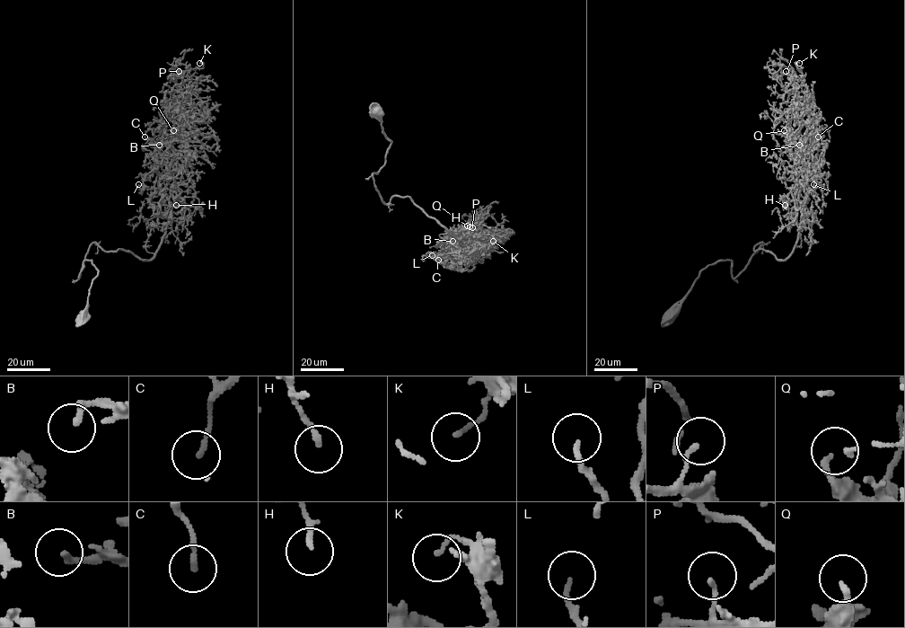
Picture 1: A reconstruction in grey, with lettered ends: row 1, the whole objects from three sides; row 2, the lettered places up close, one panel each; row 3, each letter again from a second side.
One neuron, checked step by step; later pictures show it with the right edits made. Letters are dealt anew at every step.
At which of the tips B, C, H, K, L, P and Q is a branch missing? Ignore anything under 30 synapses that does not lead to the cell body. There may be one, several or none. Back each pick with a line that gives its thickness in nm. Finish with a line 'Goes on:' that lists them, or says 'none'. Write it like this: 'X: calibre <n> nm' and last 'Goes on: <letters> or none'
B: calibre 180 nm
Goes on: B

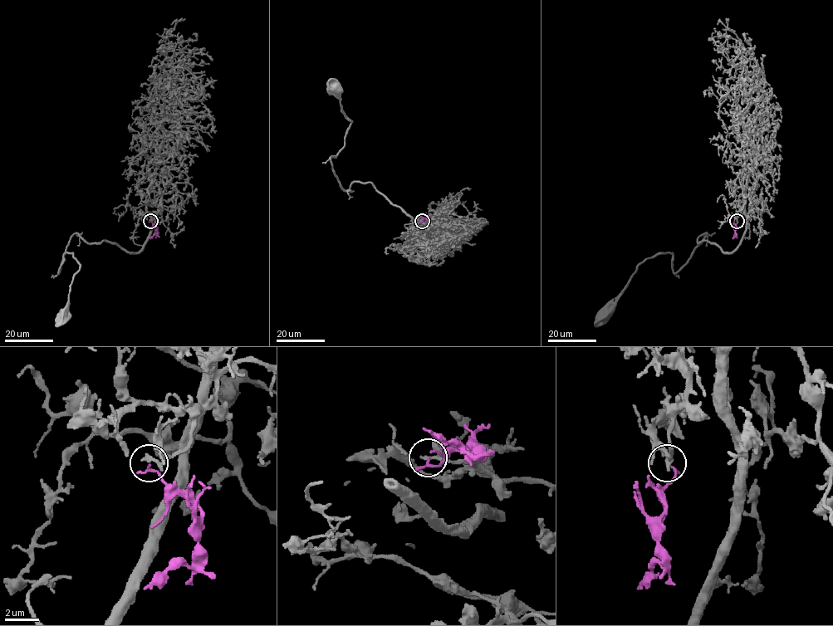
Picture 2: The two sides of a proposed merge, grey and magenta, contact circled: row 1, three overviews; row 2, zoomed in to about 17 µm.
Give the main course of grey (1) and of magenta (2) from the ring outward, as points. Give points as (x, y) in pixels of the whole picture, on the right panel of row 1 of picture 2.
1: (737, 220), (742, 184), (732, 251), (706, 233), (675, 272), (668, 252), (645, 258), (605, 315)
2: (737, 221), (732, 238)

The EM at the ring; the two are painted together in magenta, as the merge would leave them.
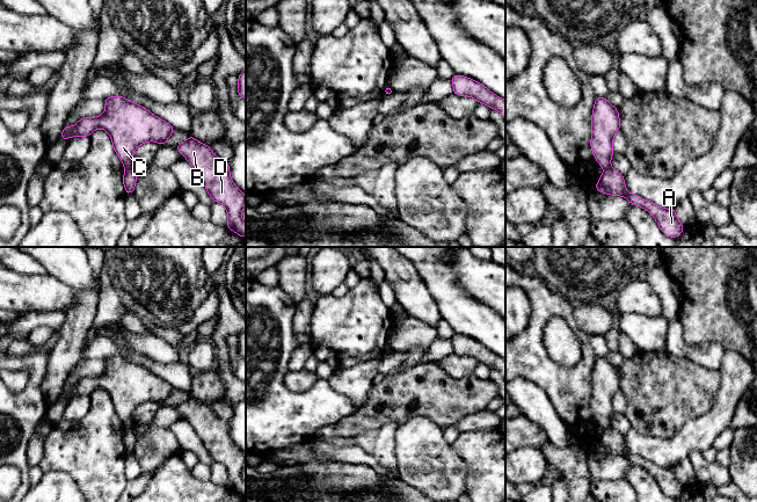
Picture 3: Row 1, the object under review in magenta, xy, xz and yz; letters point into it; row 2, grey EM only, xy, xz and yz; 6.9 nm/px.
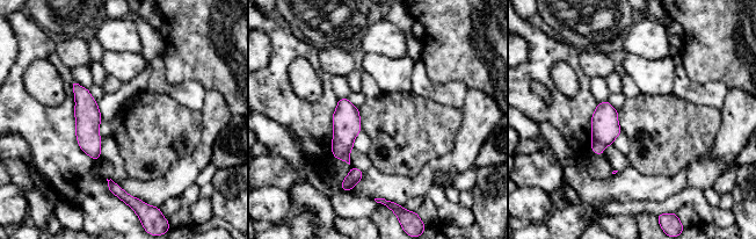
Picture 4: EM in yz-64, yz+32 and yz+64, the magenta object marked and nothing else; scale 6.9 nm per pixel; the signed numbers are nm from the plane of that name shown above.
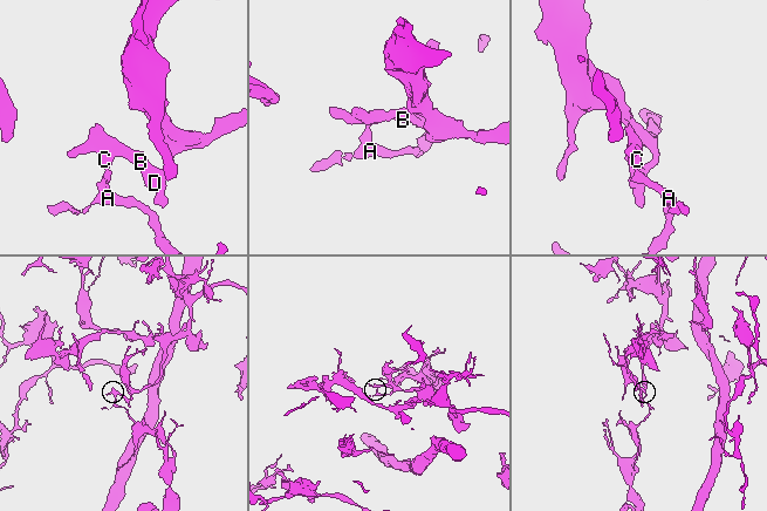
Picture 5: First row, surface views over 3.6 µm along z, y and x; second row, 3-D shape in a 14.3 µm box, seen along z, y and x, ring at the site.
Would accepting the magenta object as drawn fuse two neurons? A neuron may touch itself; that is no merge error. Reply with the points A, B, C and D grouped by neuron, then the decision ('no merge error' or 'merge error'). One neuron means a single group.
A / B C D; merge error

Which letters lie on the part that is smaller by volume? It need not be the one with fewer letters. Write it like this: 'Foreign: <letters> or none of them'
Foreign: A

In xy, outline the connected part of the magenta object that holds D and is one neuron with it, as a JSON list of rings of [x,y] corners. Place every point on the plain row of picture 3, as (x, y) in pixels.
[[[190,394],[175,408],[191,424],[210,457],[226,467],[228,475],[226,486],[245,497],[246,481],[241,479],[241,471],[246,466],[246,456],[233,443],[228,422],[219,419],[209,405],[199,402]]]

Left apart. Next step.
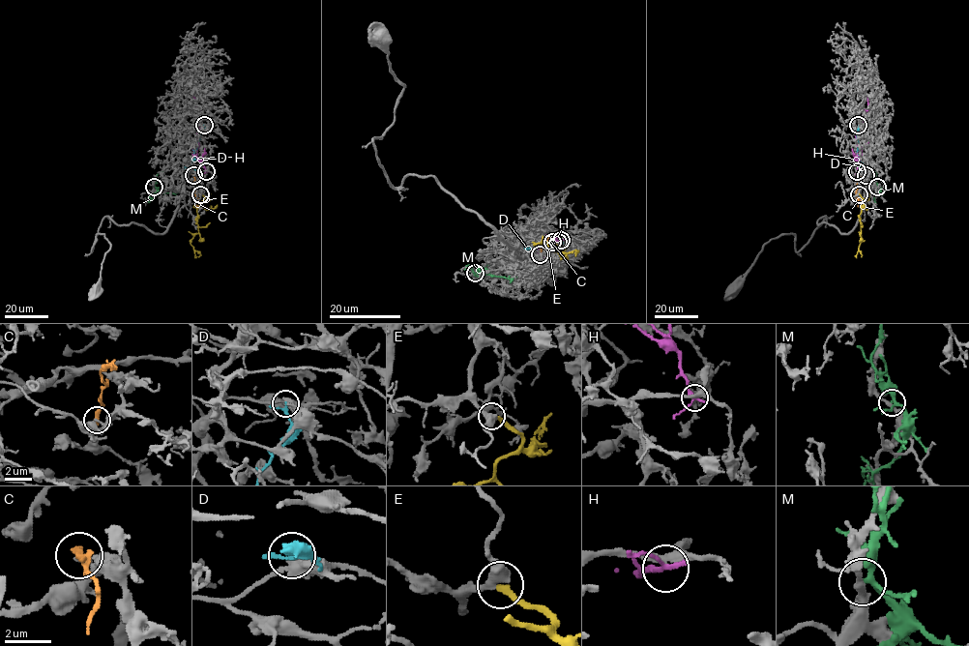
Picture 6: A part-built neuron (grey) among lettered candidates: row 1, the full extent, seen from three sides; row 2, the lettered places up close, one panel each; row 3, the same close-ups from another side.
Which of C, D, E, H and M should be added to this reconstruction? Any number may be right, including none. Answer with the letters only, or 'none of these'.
E

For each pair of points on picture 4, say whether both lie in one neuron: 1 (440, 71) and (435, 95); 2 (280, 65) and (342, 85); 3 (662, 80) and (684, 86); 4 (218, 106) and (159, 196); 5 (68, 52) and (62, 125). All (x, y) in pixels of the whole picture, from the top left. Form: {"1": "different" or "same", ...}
{"1": "different", "2": "different", "3": "different", "4": "same", "5": "different"}

